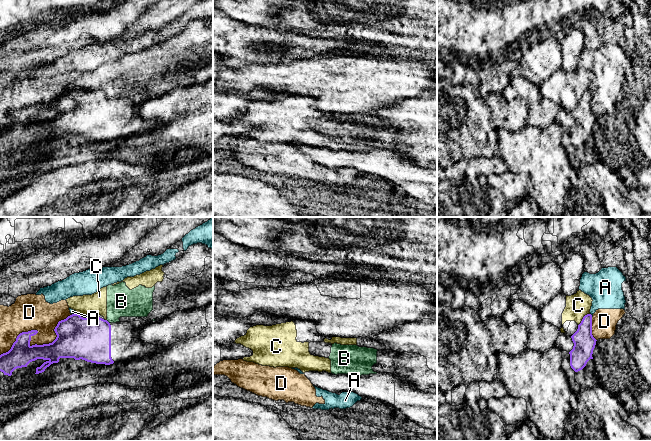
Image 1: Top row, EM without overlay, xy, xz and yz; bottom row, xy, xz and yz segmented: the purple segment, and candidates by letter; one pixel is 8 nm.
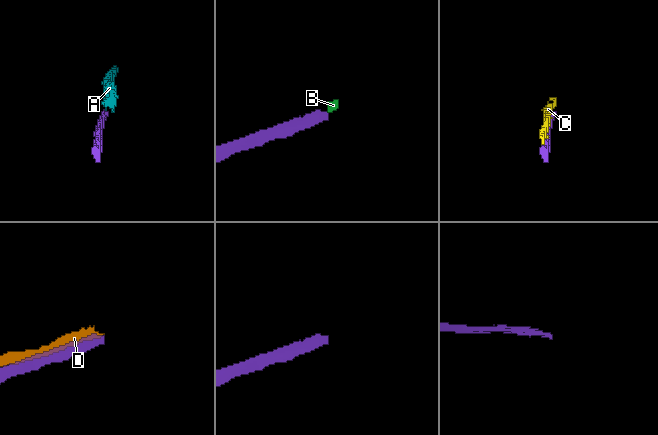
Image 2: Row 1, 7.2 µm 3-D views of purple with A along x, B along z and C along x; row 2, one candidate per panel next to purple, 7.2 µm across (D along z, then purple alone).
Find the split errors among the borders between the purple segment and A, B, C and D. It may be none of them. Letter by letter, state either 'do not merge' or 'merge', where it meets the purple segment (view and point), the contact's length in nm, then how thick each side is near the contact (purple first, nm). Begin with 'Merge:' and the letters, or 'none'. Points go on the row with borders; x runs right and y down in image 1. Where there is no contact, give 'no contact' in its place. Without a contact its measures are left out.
Merge: none
A: do not merge; contact yz (591, 315); length 40 nm; calibres 180 and 280 nm
B: do not merge; contact xy (108, 322); length 40 nm; calibres 340 and 240 nm
C: do not merge; contact yz (583, 318); length 140 nm; calibres 180 and 190 nm
D: do not merge; contact xy (29, 343); length 650 nm; calibres 190 and 280 nm

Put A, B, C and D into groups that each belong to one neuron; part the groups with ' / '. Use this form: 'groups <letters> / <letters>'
groups A D / B C

